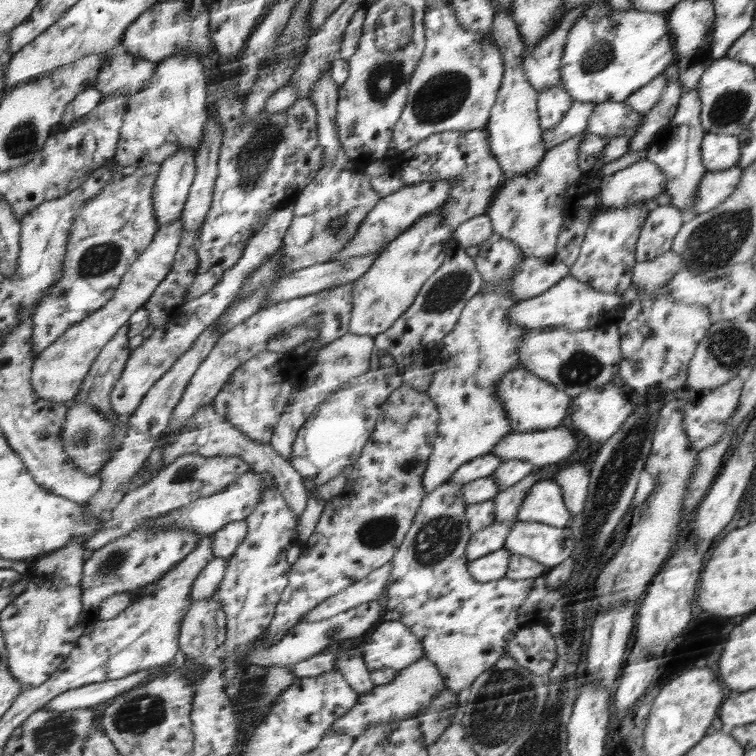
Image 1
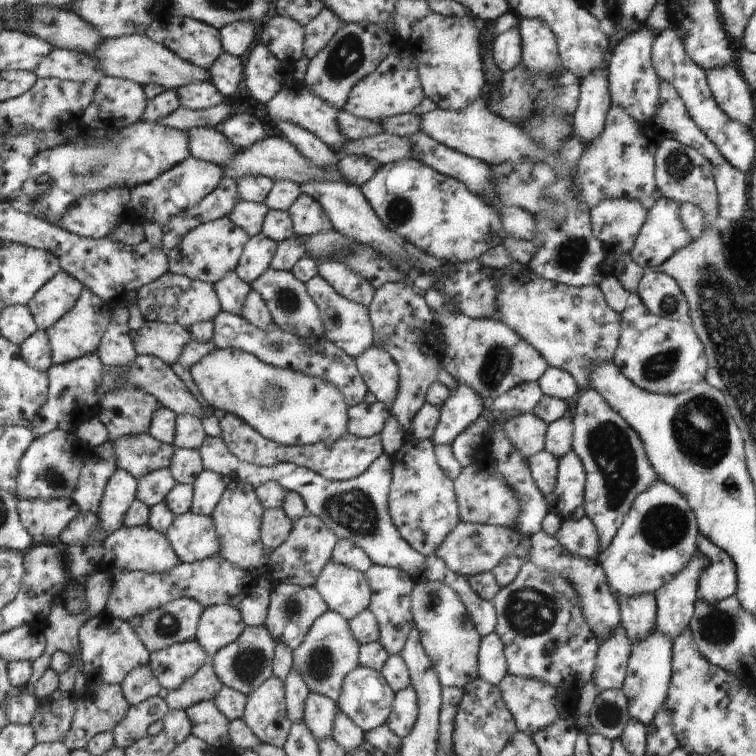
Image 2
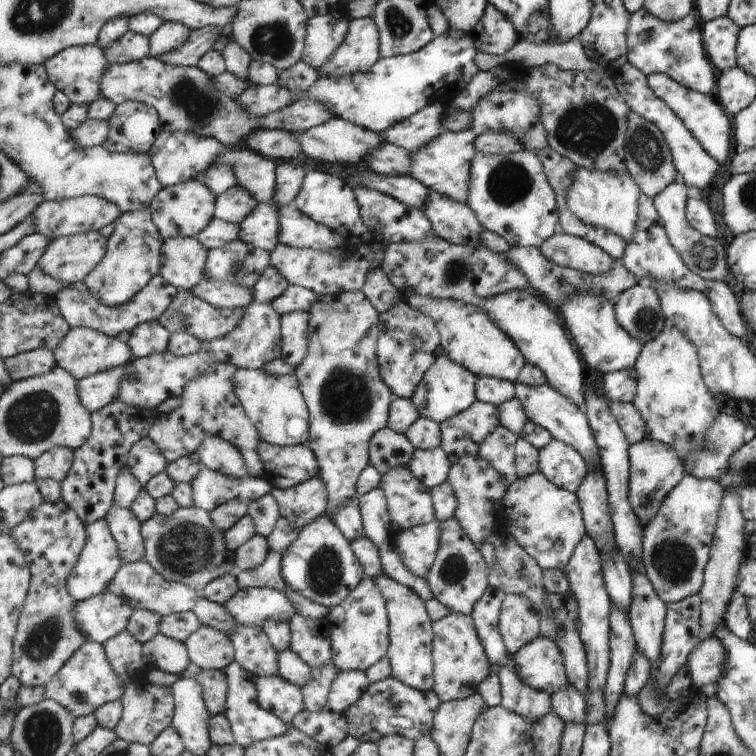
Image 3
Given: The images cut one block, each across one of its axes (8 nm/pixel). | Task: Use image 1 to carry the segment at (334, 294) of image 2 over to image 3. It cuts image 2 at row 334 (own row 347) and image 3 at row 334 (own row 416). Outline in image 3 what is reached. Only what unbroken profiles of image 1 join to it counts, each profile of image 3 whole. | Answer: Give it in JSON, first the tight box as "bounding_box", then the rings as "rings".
{"bounding_box":[280,312,311,367],"rings":[[[290,312],[280,318],[282,338],[282,360],[298,367],[309,354],[311,342],[311,316],[307,312]]]}

